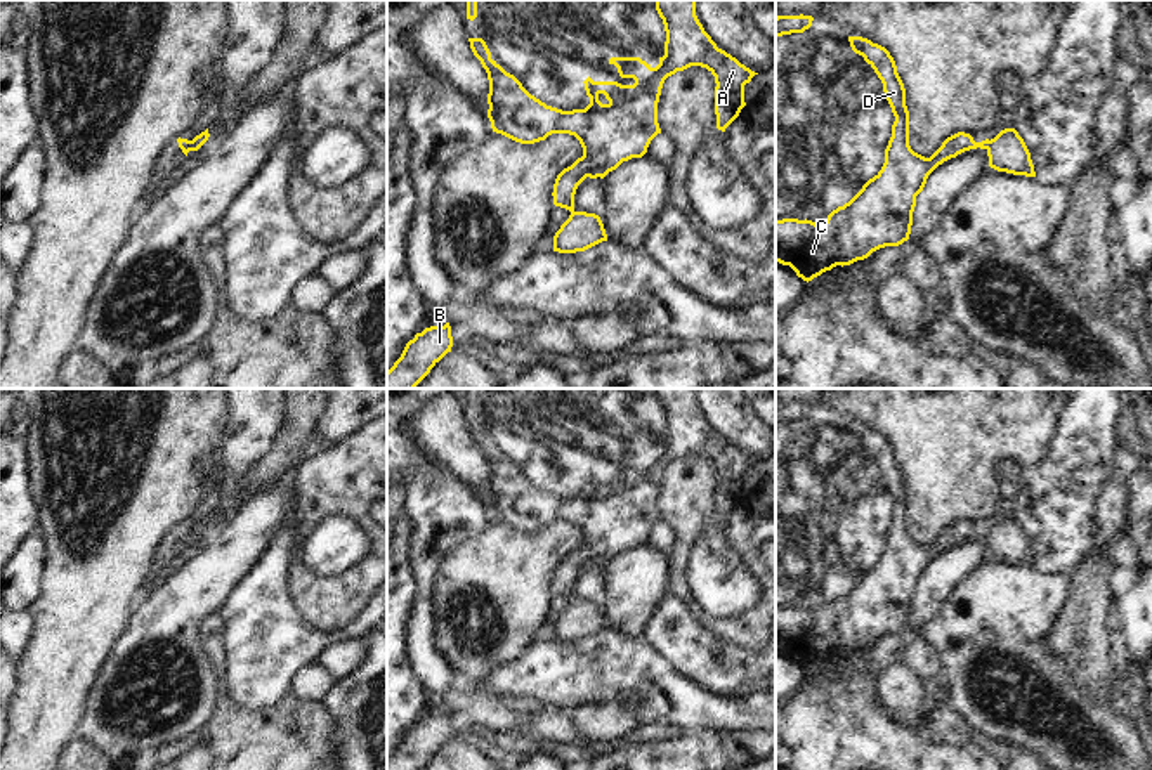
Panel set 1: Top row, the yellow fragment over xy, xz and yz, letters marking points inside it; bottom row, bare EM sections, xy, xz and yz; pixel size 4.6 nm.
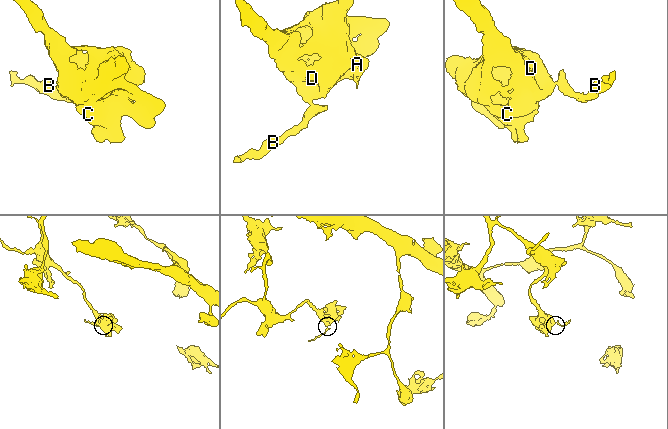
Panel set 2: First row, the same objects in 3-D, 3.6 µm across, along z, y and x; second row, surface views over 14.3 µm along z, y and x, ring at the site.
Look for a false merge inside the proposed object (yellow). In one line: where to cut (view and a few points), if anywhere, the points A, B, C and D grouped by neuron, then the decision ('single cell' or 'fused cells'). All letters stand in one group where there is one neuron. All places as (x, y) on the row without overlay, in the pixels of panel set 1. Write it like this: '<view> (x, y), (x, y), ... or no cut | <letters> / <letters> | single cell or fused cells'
yz (991, 529), (986, 536) | A C D / B | fused cells

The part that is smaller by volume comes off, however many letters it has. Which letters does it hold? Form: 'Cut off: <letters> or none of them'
Cut off: B.

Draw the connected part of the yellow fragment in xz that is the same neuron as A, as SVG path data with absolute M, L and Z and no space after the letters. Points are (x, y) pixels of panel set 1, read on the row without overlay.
M656 388L663 408L664 444L652 456L640 446L611 446L621 467L618 470L583 470L590 493L585 498L562 499L531 484L522 472L507 461L482 427L468 427L474 444L488 461L488 506L491 517L520 532L545 529L552 522L574 524L583 545L564 557L553 572L553 593L574 600L574 583L586 567L604 567L623 550L642 546L651 529L661 522L658 491L663 472L691 454L706 456L715 465L717 517L725 517L739 505L744 473L758 461L718 437L696 404L696 388Z

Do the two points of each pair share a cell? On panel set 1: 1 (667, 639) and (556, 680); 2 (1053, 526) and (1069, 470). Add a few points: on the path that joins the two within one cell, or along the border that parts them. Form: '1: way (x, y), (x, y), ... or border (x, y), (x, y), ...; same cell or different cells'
1: border (641, 637), (679, 672); different cells
2: way (1057, 512), (1057, 496), (1066, 484); same cell

